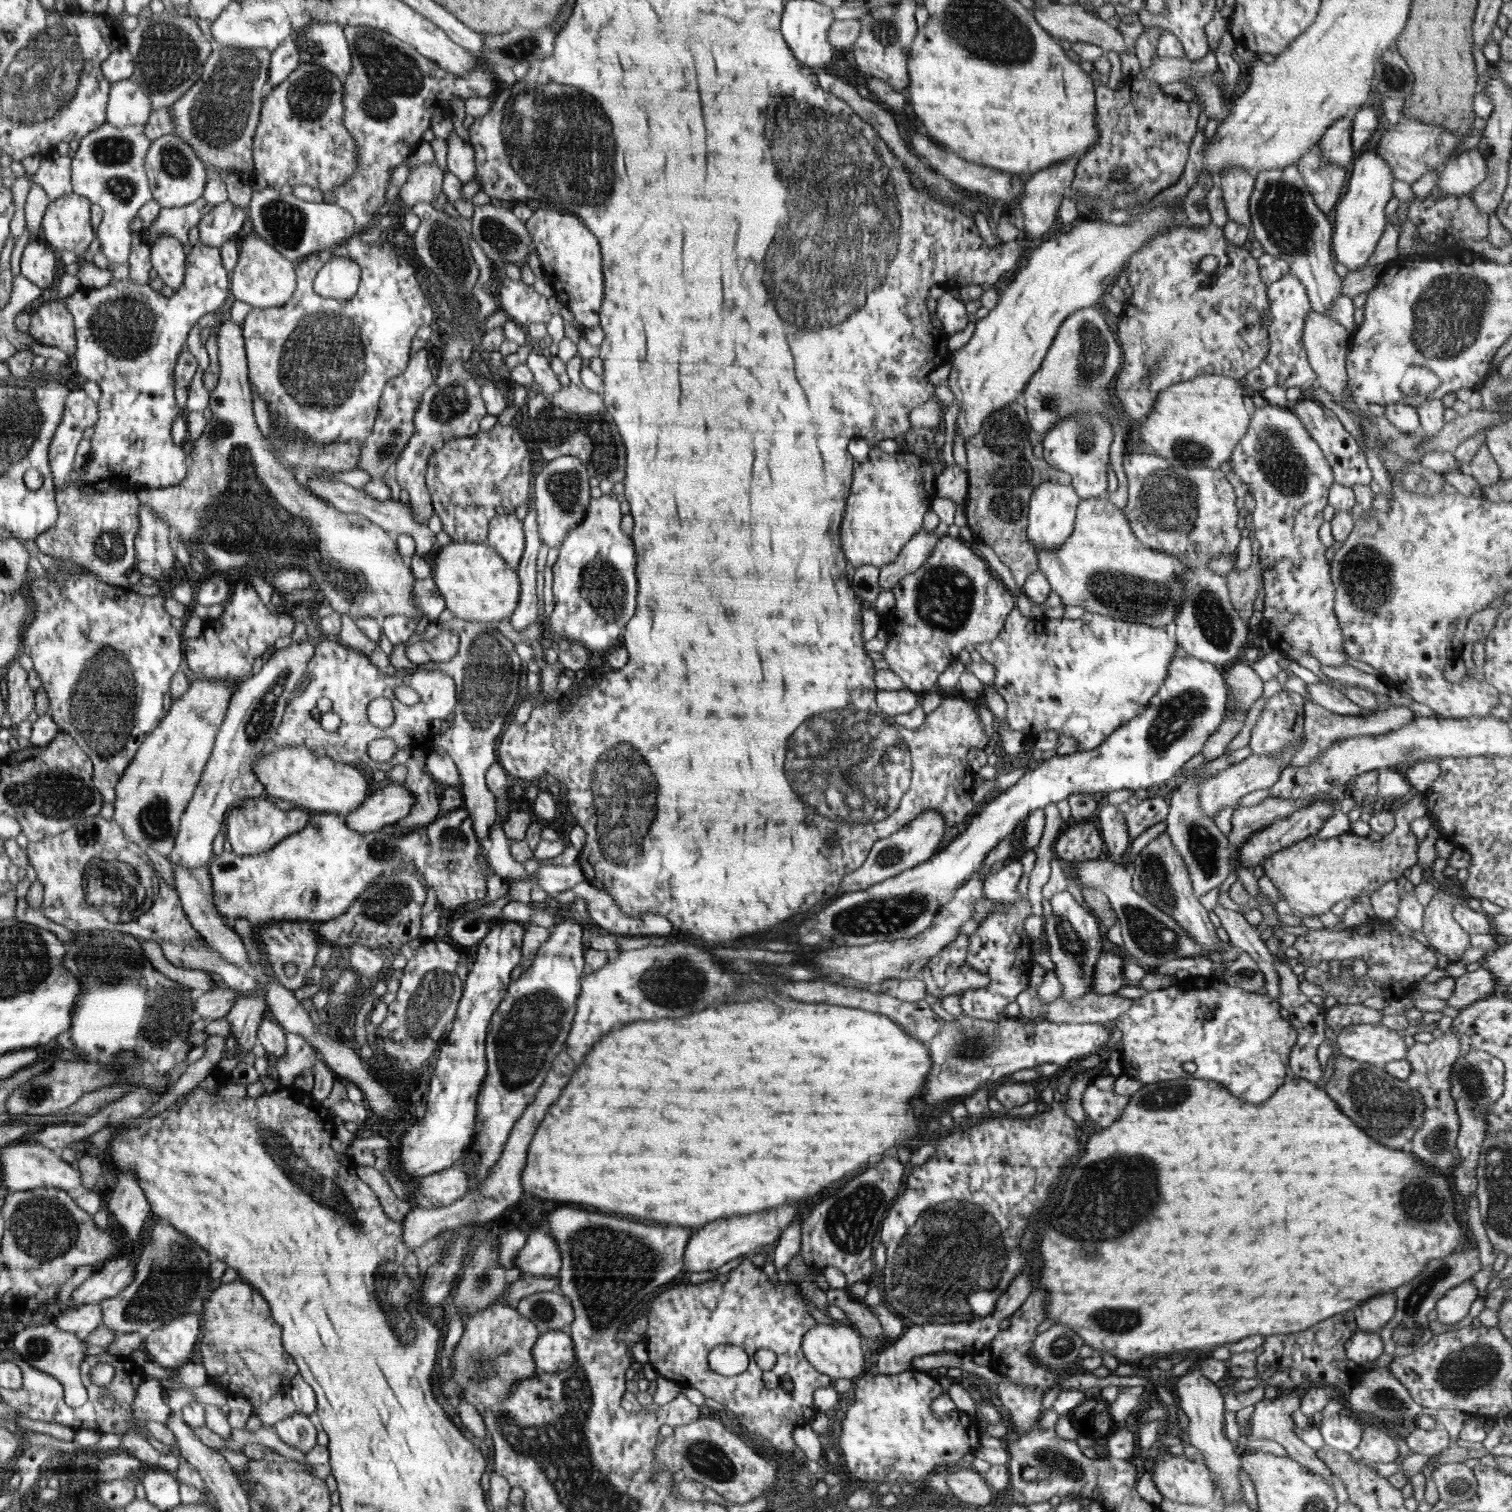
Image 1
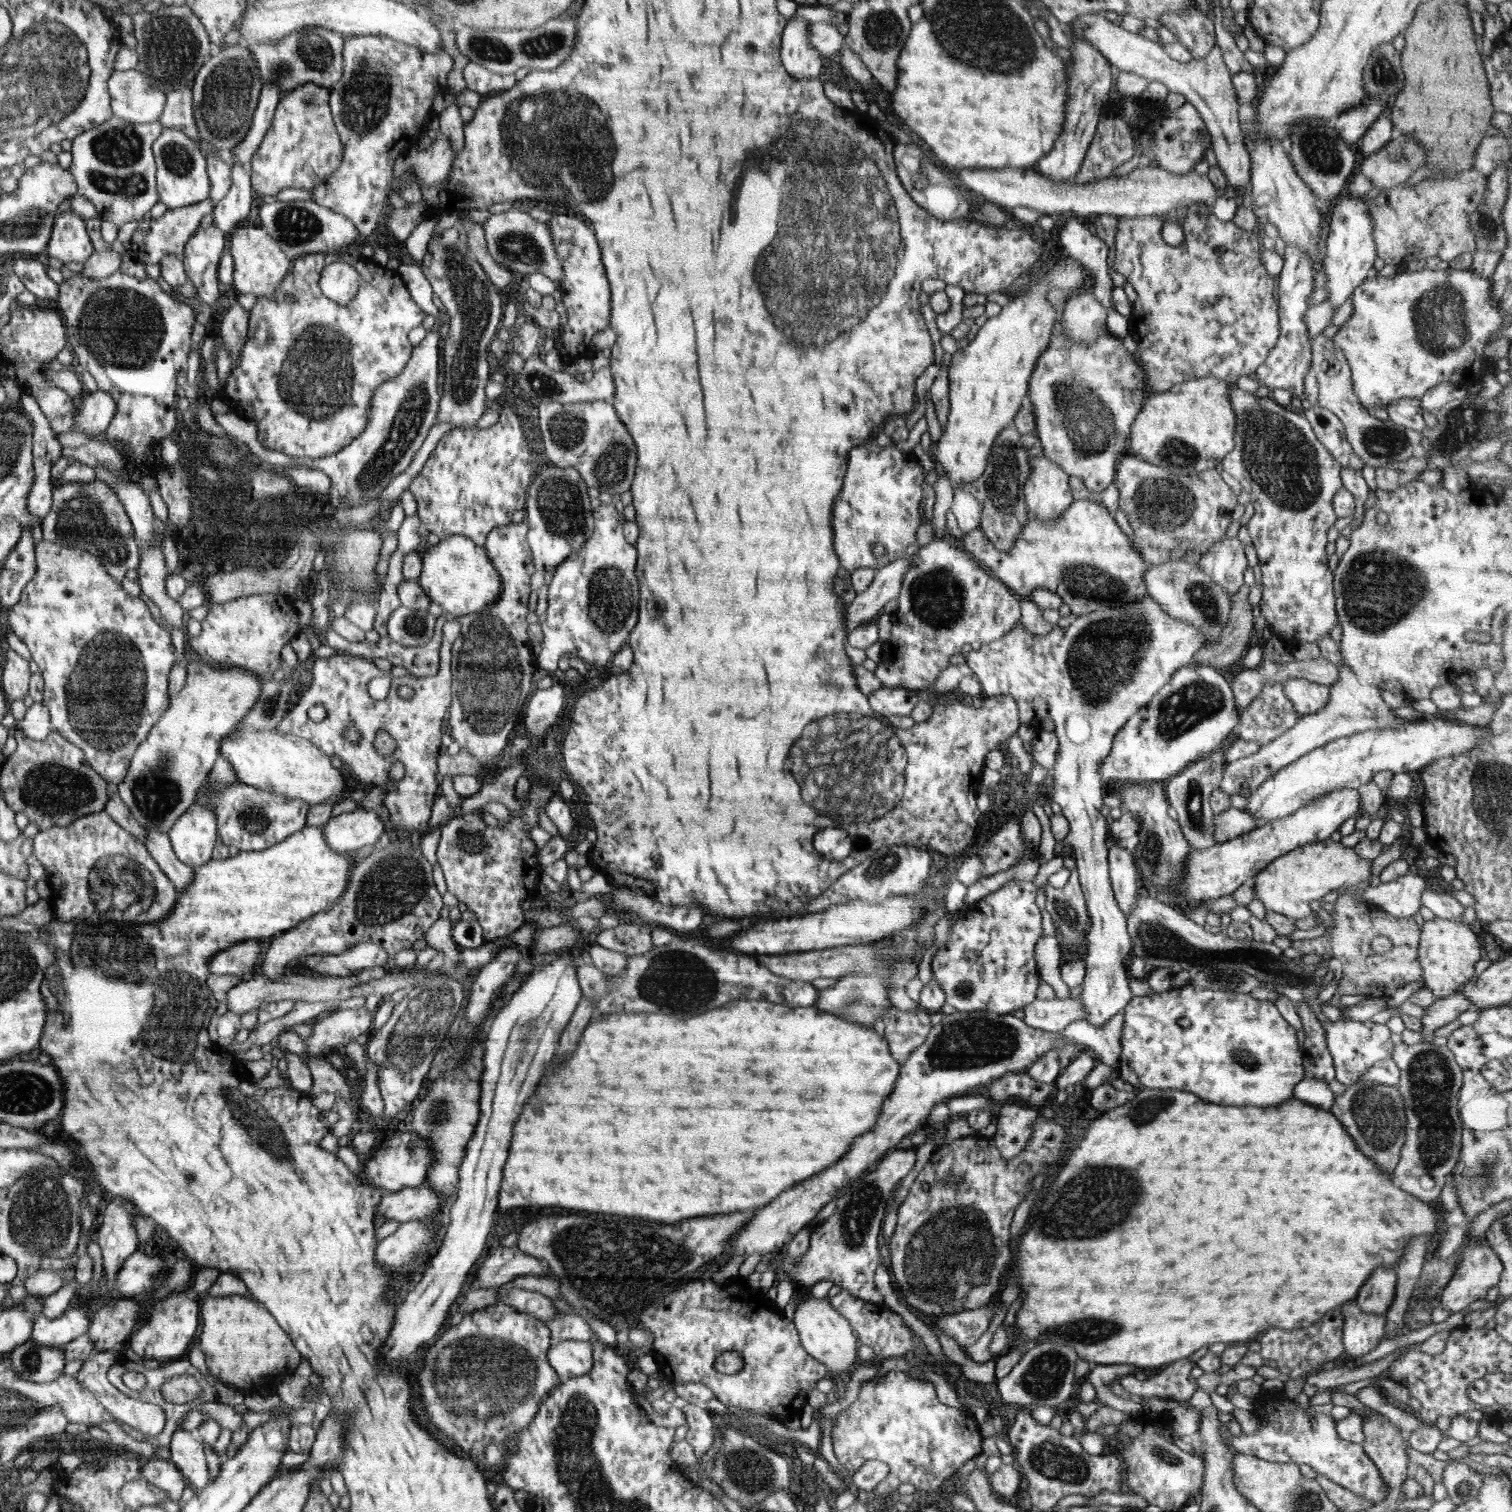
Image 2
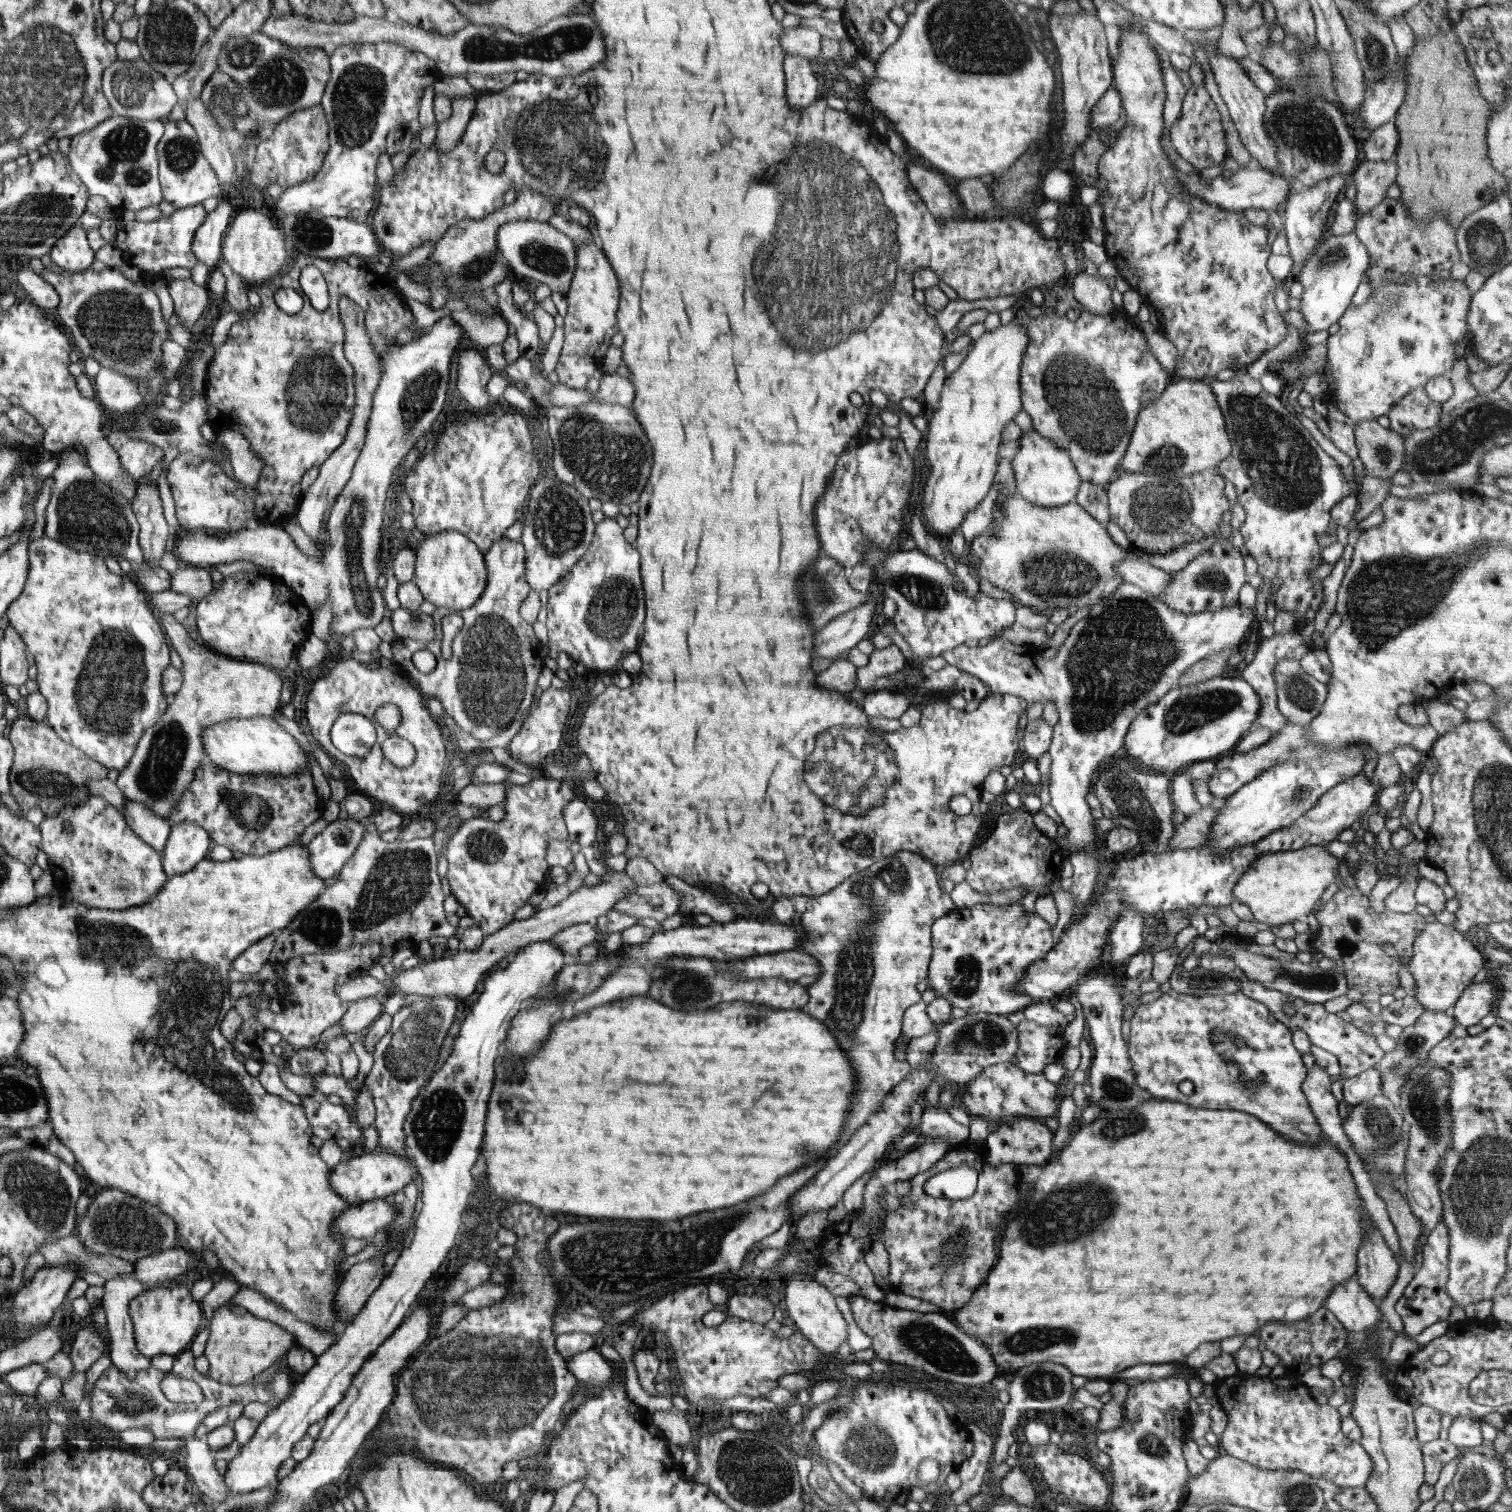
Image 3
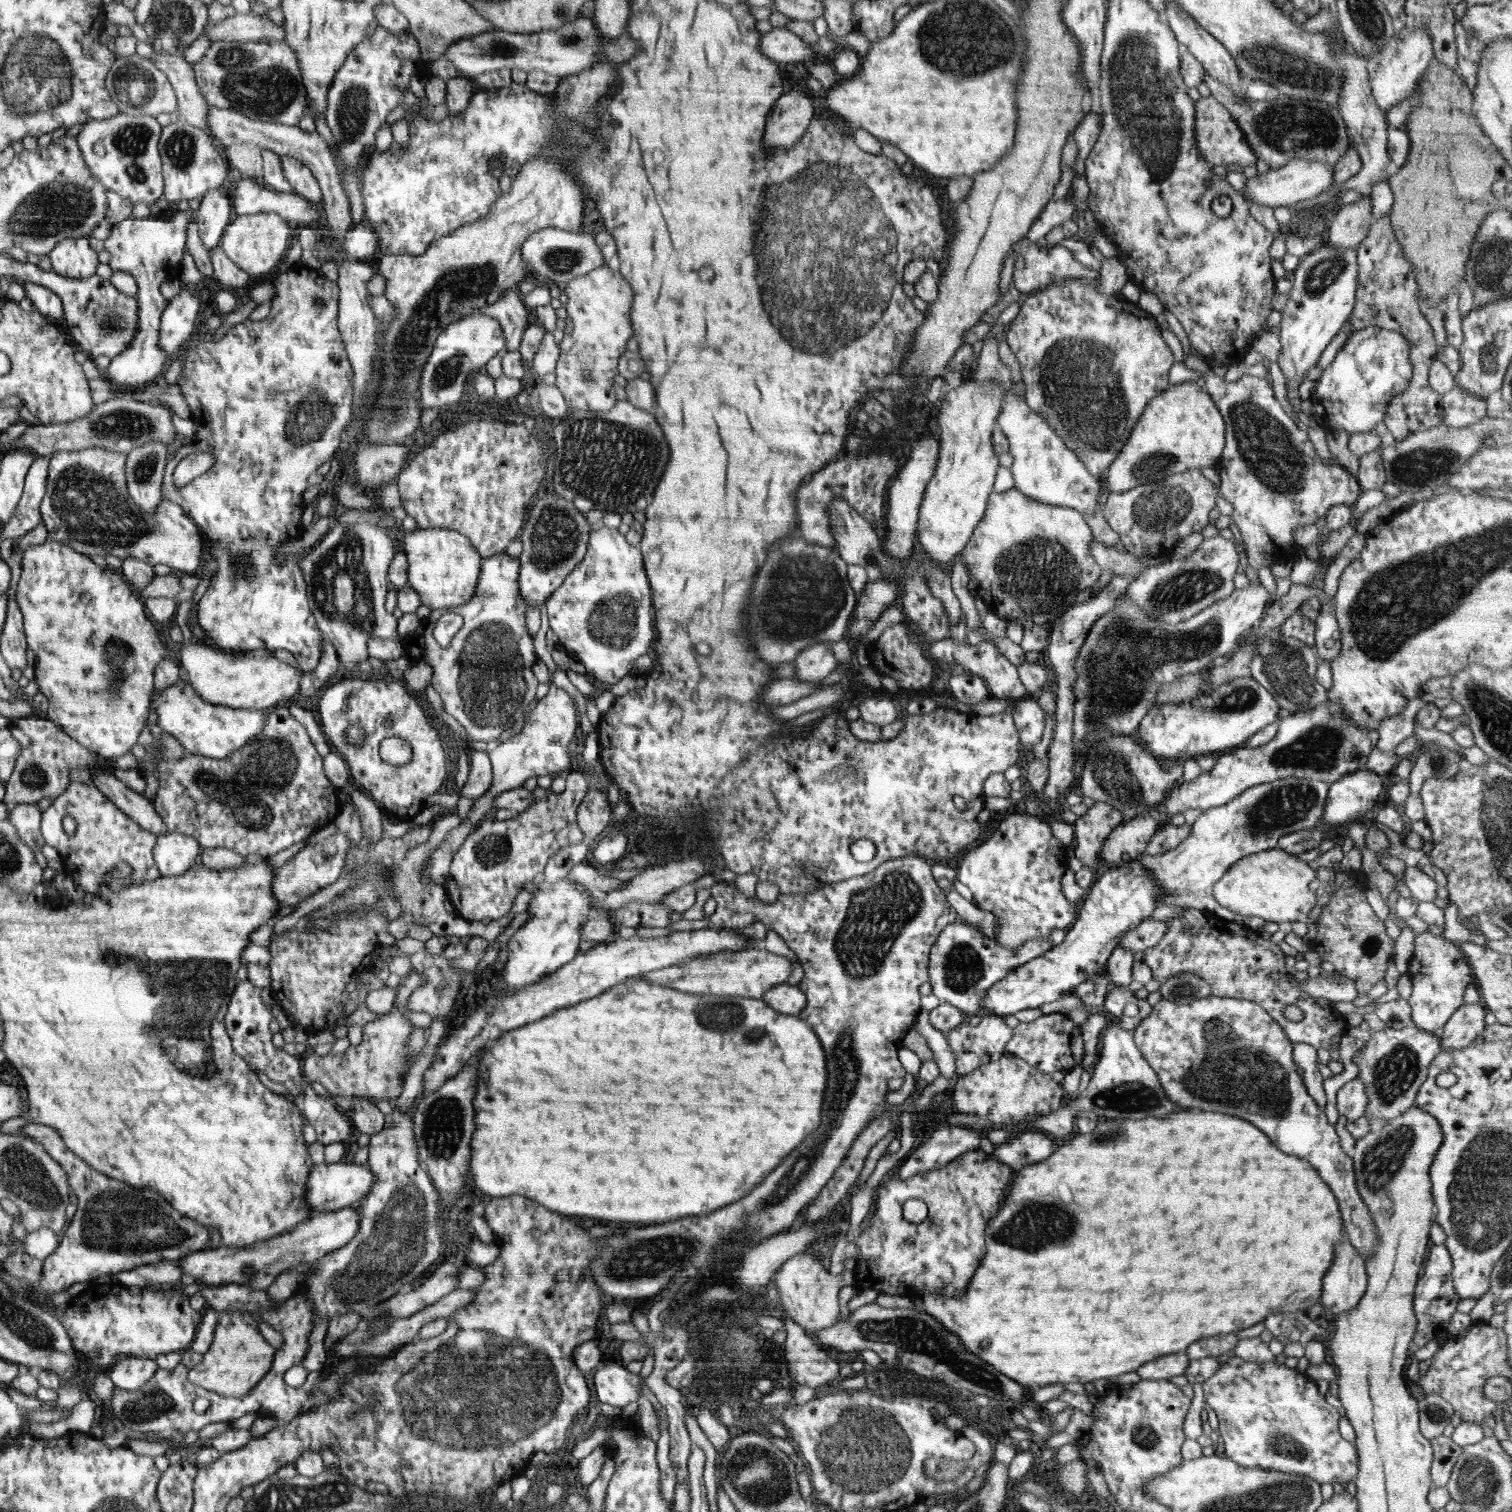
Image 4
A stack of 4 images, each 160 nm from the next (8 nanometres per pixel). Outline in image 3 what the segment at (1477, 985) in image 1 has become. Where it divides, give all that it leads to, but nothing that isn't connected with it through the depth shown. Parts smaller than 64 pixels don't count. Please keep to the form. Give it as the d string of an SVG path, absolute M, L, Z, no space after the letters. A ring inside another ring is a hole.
M1424 1011L1415 1024L1403 1028L1403 1033L1397 1038L1397 1046L1390 1052L1385 1052L1384 1058L1379 1062L1376 1070L1380 1071L1383 1080L1381 1094L1388 1096L1394 1104L1398 1104L1400 1088L1404 1086L1407 1072L1416 1065L1421 1065L1425 1058L1430 1056L1431 1050L1446 1037L1451 1036L1451 1031L1456 1027L1456 1020L1448 1014L1434 1014L1434 1011Z

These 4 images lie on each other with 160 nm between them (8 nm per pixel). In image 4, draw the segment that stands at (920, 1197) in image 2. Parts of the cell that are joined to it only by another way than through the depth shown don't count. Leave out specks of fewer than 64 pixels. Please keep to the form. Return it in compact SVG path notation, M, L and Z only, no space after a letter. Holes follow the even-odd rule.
M981 1148L976 1150L970 1150L965 1152L960 1157L957 1156L952 1162L940 1169L931 1170L923 1173L922 1175L914 1175L912 1178L906 1180L900 1180L897 1176L890 1181L880 1184L874 1197L874 1206L870 1216L866 1219L866 1222L862 1225L862 1233L854 1244L860 1250L860 1254L856 1258L857 1265L855 1271L854 1287L858 1289L858 1292L868 1290L875 1294L896 1294L896 1296L908 1296L908 1298L922 1296L922 1294L942 1294L942 1296L960 1296L960 1292L964 1292L970 1284L970 1278L974 1276L976 1268L980 1266L980 1260L984 1258L984 1252L986 1252L986 1238L984 1238L984 1231L986 1231L986 1224L996 1213L998 1213L999 1206L1002 1205L1008 1190L1011 1188L1013 1182L1014 1169L1003 1162L999 1162L997 1158L994 1158L992 1154L985 1153ZM910 1198L919 1198L928 1205L928 1217L920 1224L911 1224L907 1222L903 1217L903 1204Z

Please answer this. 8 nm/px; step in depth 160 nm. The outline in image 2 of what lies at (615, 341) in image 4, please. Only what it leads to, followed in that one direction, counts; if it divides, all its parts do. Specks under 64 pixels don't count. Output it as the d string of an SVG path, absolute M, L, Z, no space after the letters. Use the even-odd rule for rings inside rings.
M559 212L546 222L552 235L554 249L562 263L562 280L558 289L562 294L564 307L568 314L566 328L561 329L562 334L557 341L559 354L566 363L570 358L582 358L582 348L576 348L584 342L584 338L592 338L596 332L608 326L610 306L612 306L611 282L608 281L606 266L603 264L602 250L595 229L586 226L578 216Z

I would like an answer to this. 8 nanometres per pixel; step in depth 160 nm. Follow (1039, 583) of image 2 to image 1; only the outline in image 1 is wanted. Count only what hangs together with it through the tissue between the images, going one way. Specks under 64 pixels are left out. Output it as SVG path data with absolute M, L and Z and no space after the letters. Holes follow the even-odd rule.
M1106 496L1081 500L1077 506L1075 519L1076 522L1074 524L1074 531L1072 531L1070 537L1065 540L1065 543L1062 544L1060 548L1048 551L1046 548L1039 548L1039 546L1036 546L1038 570L1045 574L1045 577L1050 583L1052 592L1056 592L1056 594L1060 596L1063 604L1068 606L1082 606L1089 613L1111 616L1116 620L1132 619L1134 621L1141 621L1142 624L1149 624L1154 628L1168 628L1168 624L1175 622L1175 616L1180 610L1180 602L1183 601L1183 592L1185 592L1185 586L1180 584L1179 580L1183 580L1183 574L1187 572L1187 566L1180 563L1176 557L1172 557L1170 554L1153 551L1144 543L1141 543L1136 536L1134 536L1134 532L1132 532L1132 528L1130 528L1130 523L1126 518L1126 515L1122 510L1115 507L1114 504L1106 498Z

